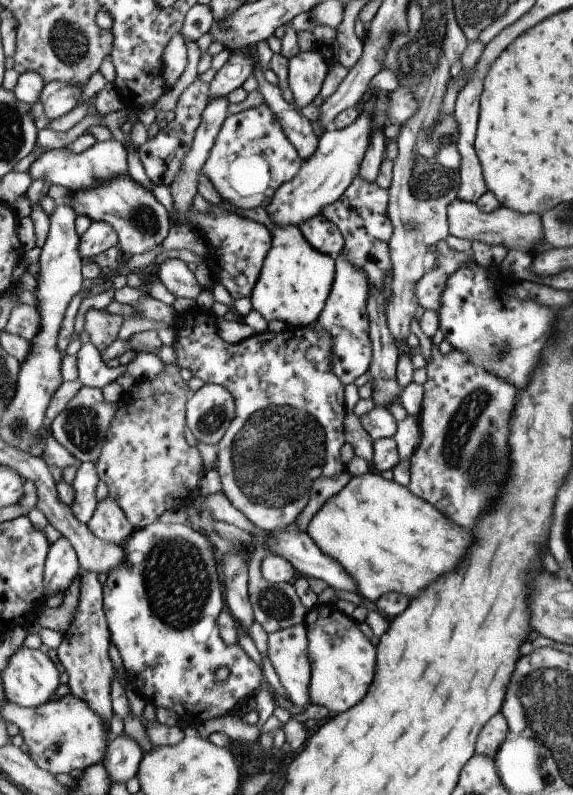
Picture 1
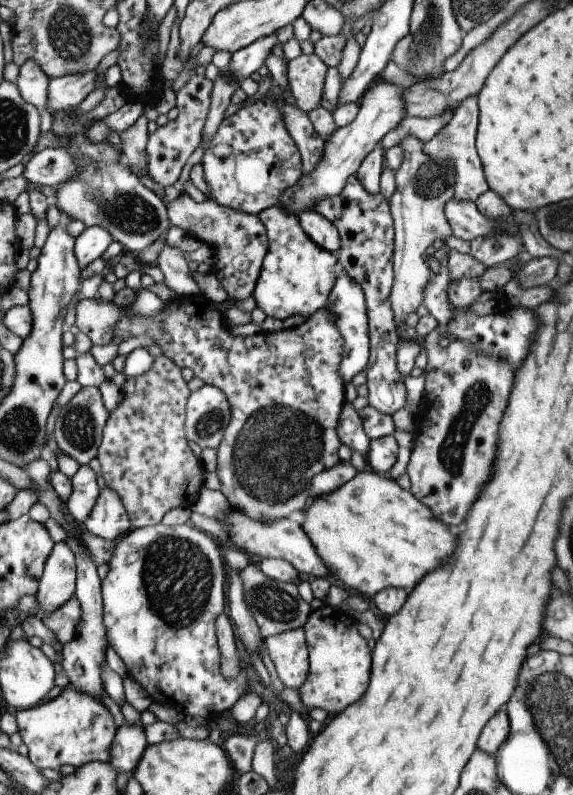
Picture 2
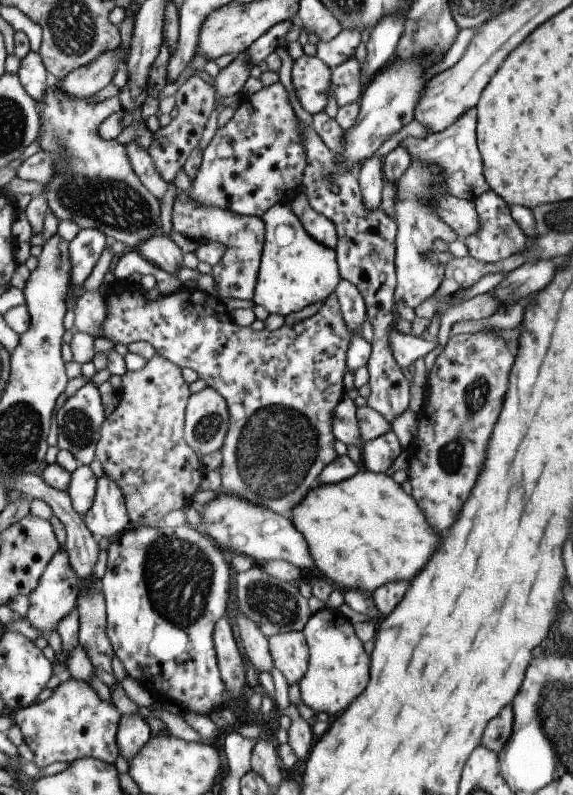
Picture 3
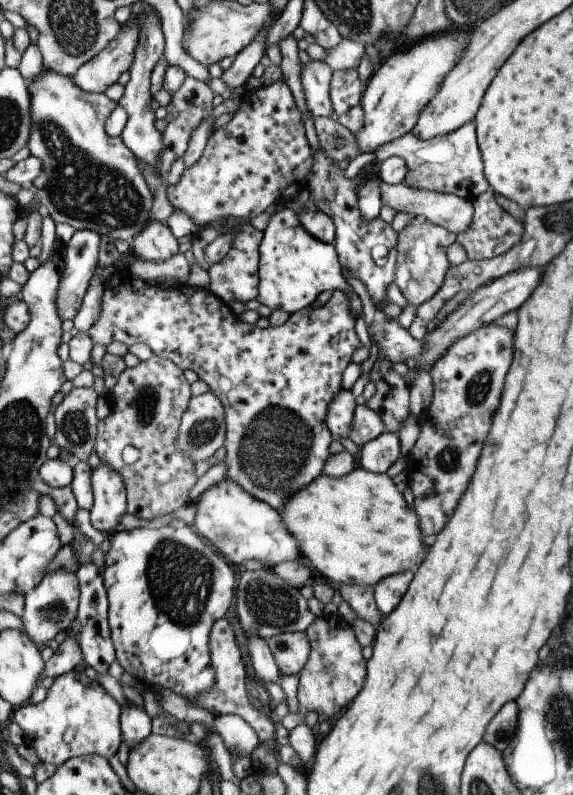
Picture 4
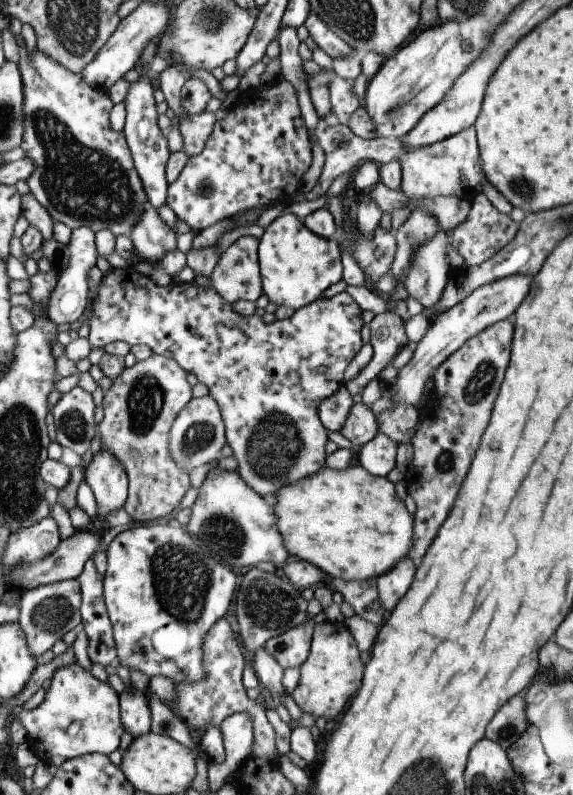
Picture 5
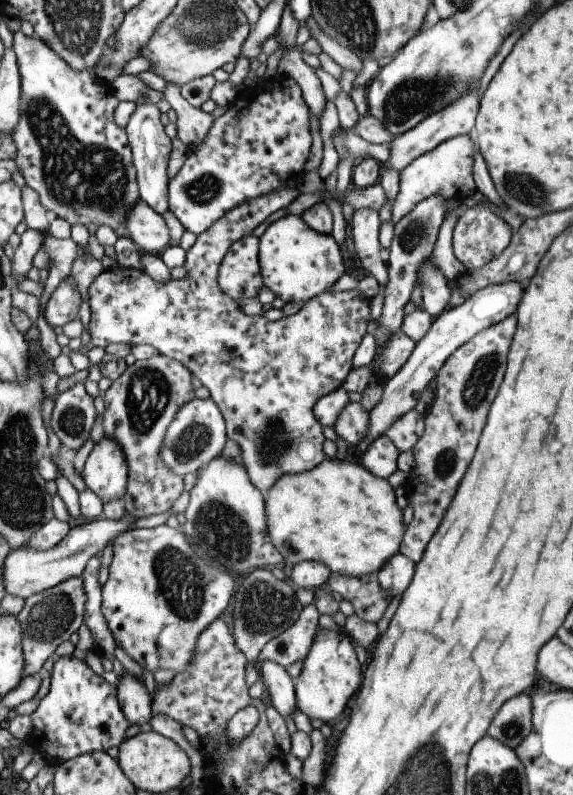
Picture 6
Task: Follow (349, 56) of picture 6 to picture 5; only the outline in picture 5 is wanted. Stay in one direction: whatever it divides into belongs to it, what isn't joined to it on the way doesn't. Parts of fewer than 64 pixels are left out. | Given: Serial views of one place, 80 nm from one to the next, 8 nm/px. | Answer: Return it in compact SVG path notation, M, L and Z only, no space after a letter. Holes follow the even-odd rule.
M310 12L302 25L305 26L308 36L311 36L316 46L332 59L347 57L352 53L349 51L351 48L315 14Z

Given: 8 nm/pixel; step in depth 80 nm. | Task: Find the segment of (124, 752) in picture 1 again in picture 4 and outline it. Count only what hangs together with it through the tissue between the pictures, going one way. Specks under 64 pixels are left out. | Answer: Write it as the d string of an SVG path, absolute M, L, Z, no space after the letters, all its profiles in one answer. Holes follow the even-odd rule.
M129 702L120 706L120 729L128 748L133 748L141 739L147 738L150 732L150 718L141 707Z

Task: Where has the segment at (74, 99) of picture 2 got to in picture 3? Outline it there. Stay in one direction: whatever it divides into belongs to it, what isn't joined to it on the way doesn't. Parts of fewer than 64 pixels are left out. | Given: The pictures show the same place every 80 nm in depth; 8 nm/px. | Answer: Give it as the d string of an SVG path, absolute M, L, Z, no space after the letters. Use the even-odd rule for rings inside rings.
M120 47L108 50L87 65L72 70L67 78L57 82L55 86L67 91L70 97L91 97L111 83L118 67L125 66L126 54L127 49L123 50Z

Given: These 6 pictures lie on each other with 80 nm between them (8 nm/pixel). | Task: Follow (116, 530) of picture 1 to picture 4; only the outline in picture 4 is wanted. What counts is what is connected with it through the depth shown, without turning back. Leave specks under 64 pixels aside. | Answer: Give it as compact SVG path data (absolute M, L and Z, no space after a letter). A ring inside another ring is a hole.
M99 463L90 472L93 504L88 510L90 522L104 536L114 532L119 517L126 512L126 492L119 473L108 464Z

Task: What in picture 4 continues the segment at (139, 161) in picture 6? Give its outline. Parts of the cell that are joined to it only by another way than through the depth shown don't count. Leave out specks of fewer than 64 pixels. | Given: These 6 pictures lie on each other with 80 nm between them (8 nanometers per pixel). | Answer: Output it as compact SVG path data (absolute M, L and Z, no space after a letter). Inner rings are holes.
M143 5L141 9L141 16L137 16L137 20L140 22L138 41L133 51L131 66L127 70L130 77L127 84L124 84L124 91L117 102L126 112L126 121L120 138L124 141L124 145L132 151L136 158L135 162L153 167L155 172L158 172L158 153L162 149L162 140L160 132L153 125L156 120L153 116L154 111L149 107L149 102L152 99L152 95L149 93L149 74L157 60L162 56L164 38L156 13L149 5Z

